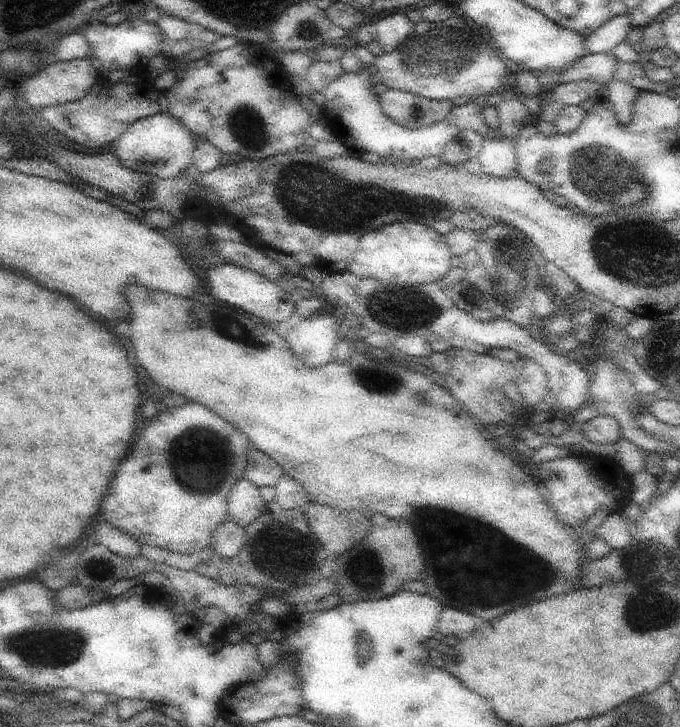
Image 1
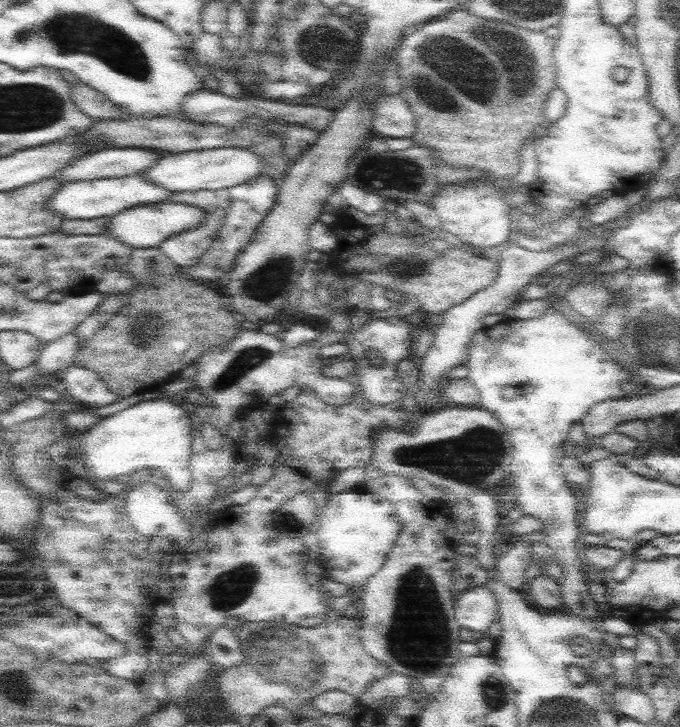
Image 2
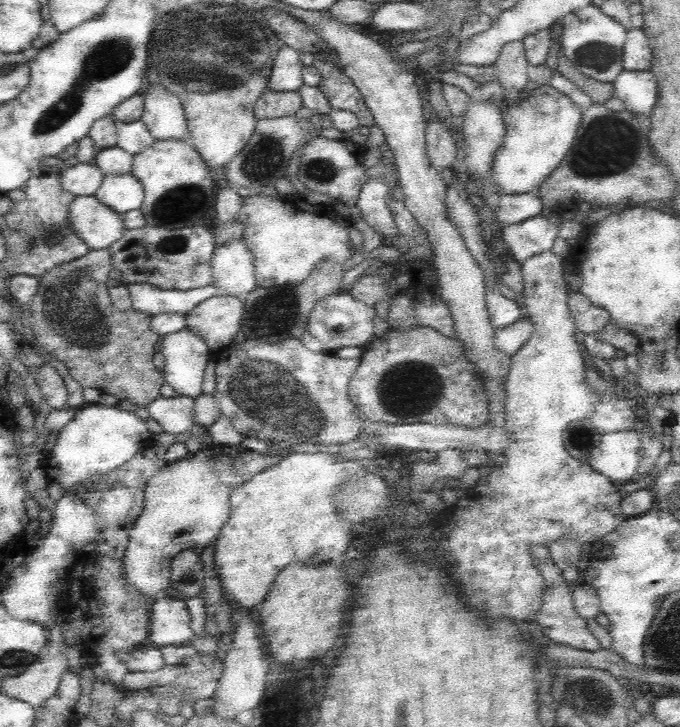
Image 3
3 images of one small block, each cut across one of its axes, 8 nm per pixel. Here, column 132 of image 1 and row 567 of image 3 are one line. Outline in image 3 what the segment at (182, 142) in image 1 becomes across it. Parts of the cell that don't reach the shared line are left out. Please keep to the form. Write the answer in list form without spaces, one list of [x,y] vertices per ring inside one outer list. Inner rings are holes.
[[[208,444],[206,448],[200,449],[195,453],[189,452],[187,456],[184,456],[181,460],[176,460],[175,462],[168,462],[162,469],[160,469],[150,480],[148,480],[145,488],[144,488],[144,508],[142,508],[142,512],[140,512],[140,516],[136,518],[130,532],[129,532],[129,543],[125,550],[125,555],[123,558],[123,574],[125,575],[125,580],[127,580],[136,590],[139,590],[145,598],[151,602],[151,600],[156,597],[160,597],[165,595],[165,591],[170,584],[170,562],[172,559],[183,550],[193,549],[193,550],[201,550],[206,548],[206,546],[210,546],[212,542],[214,542],[218,536],[218,532],[220,532],[220,528],[222,528],[222,524],[228,520],[228,514],[230,514],[230,500],[231,494],[240,486],[240,484],[244,484],[244,482],[248,482],[254,474],[258,474],[258,472],[262,472],[264,469],[268,468],[268,466],[272,466],[272,464],[278,464],[282,458],[284,458],[287,451],[292,450],[278,450],[269,451],[269,452],[256,452],[254,450],[248,450],[243,446],[226,446],[226,445],[213,445]]]

